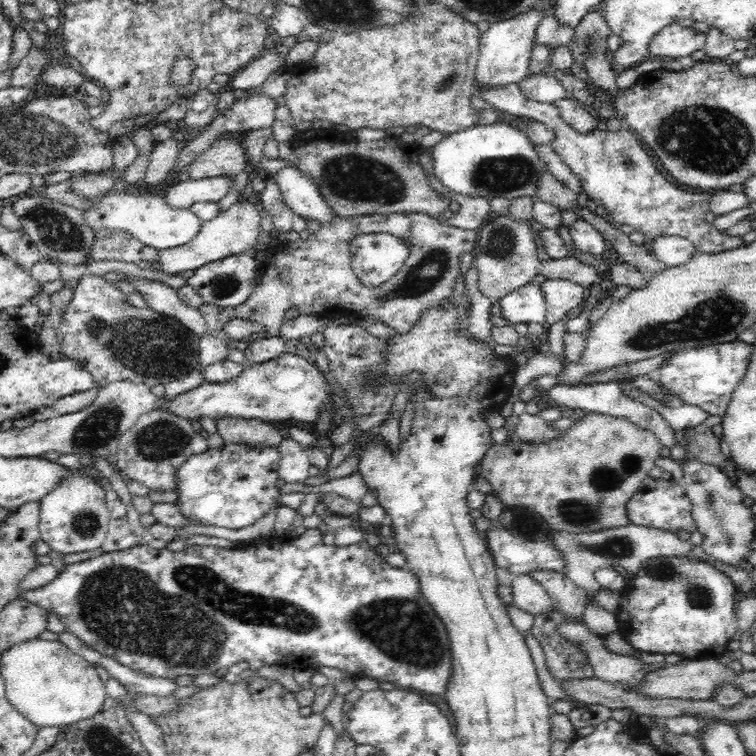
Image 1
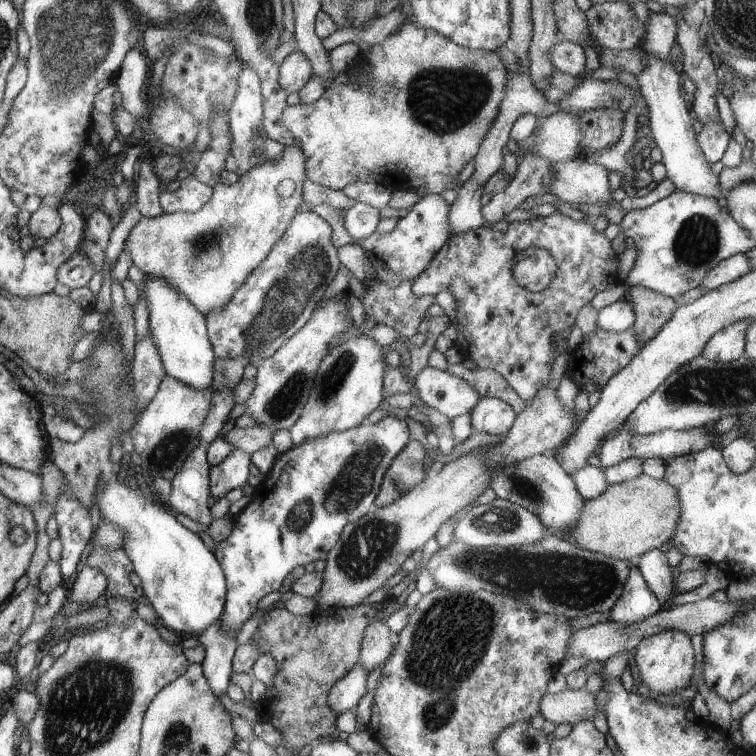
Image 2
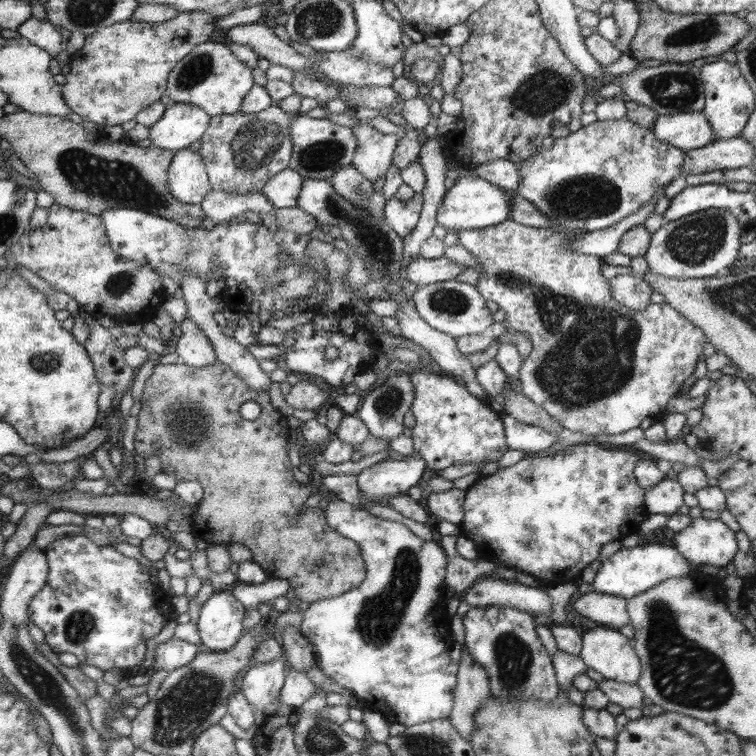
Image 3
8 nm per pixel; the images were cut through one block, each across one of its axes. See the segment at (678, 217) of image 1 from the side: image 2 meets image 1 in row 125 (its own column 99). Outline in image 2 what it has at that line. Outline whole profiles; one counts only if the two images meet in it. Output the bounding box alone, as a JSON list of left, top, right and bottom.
[85,546,134,603]

